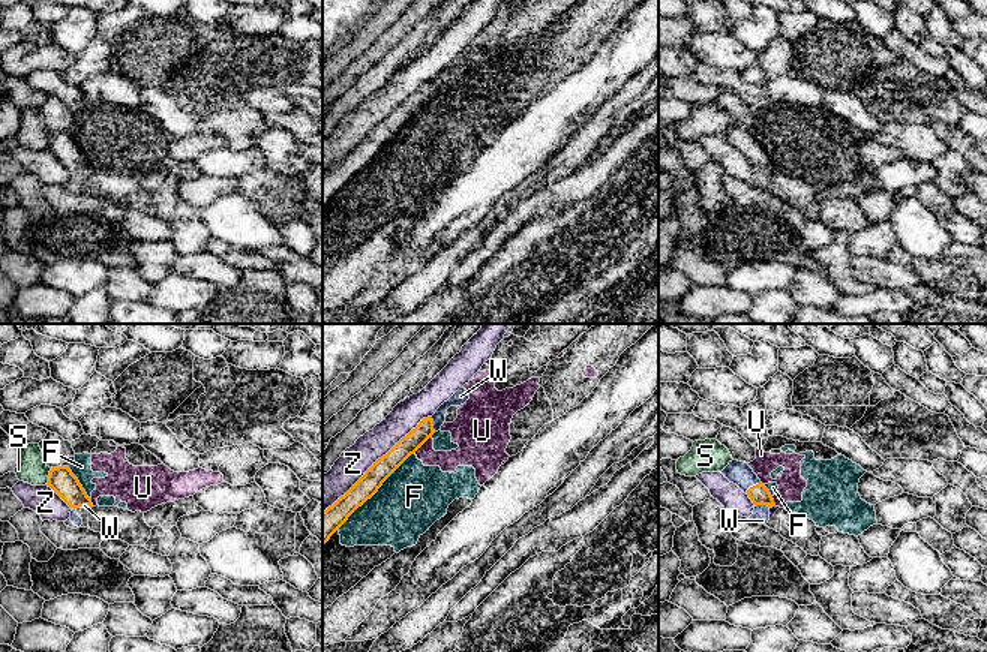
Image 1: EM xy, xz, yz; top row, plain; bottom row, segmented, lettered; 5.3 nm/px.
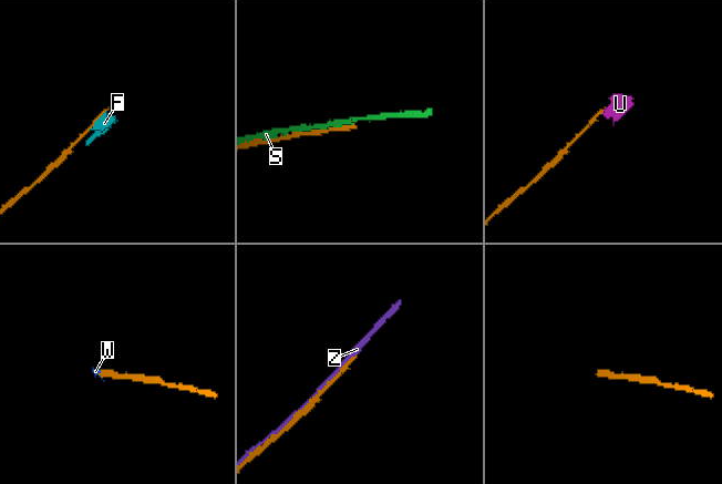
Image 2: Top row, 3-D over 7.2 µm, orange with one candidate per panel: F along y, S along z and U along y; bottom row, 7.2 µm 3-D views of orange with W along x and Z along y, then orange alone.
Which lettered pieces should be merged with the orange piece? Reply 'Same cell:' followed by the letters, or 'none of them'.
Same cell: W

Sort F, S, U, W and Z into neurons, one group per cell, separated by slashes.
F U / S / W / Z

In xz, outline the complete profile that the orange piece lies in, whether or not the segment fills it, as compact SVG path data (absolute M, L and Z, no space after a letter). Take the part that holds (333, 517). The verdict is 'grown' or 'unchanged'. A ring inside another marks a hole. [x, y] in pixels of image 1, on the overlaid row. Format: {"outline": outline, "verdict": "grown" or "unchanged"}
{"outline": "M464 387L459 388L432 417L423 418L416 429L402 438L386 456L378 459L344 496L322 511L322 546L358 507L378 492L382 483L411 454L441 429L446 421L447 409L450 406L460 406L468 399L468 391Z", "verdict": "grown"}

